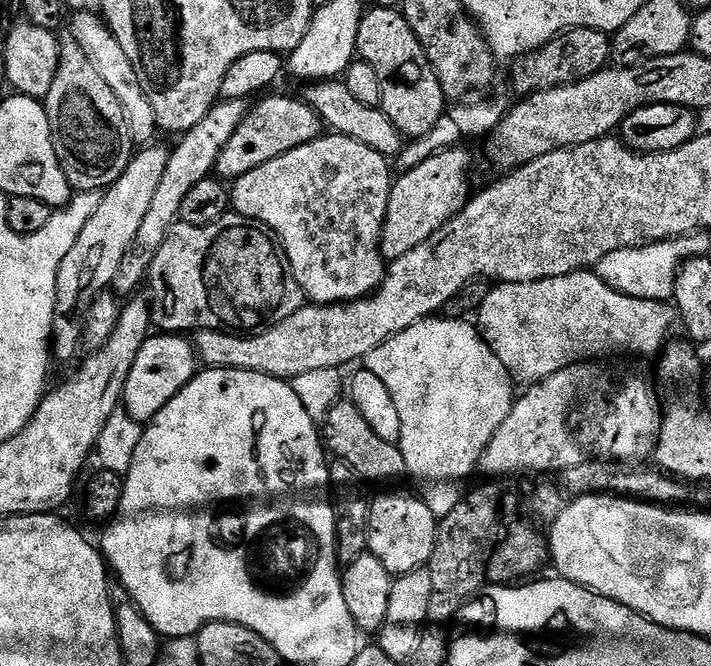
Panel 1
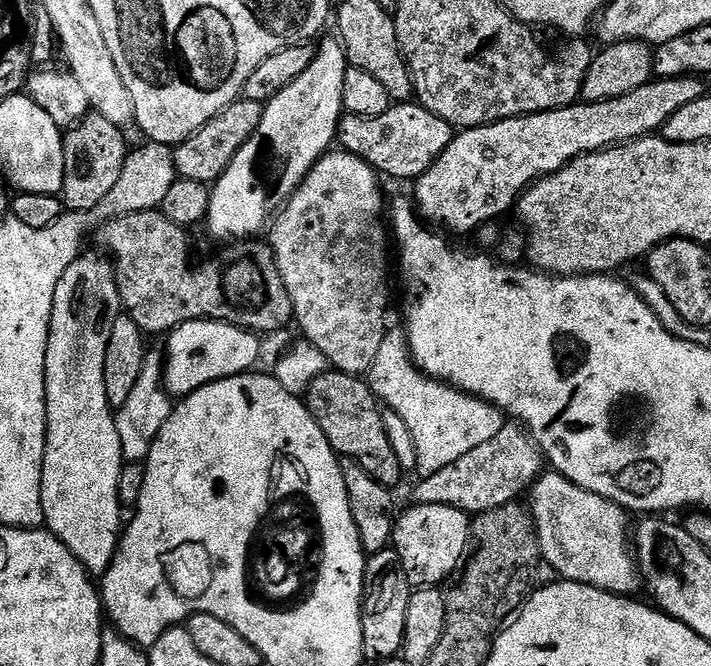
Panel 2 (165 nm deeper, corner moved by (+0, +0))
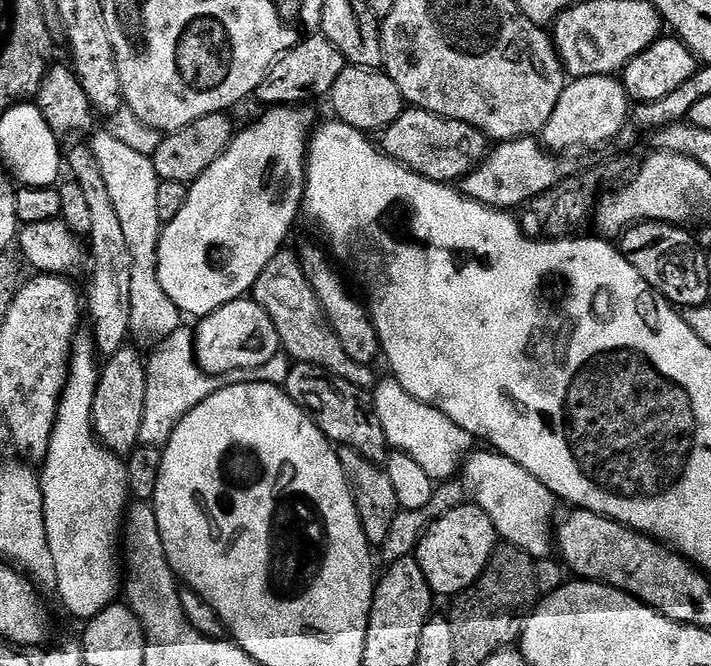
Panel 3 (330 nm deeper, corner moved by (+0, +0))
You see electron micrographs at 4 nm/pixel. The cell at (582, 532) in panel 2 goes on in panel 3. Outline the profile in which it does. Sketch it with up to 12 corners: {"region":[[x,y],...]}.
{"region":[[518,462],[462,468],[505,545],[553,555],[558,497]]}

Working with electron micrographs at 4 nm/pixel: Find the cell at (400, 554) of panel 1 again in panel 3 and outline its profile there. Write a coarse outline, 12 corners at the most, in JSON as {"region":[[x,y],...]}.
{"region":[[461,502],[424,529],[414,553],[437,597],[480,579],[496,527]]}

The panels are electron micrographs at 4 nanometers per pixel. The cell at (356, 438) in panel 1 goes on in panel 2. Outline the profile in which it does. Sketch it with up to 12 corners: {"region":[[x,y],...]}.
{"region":[[329,370],[306,403],[337,456],[399,489],[367,379]]}

